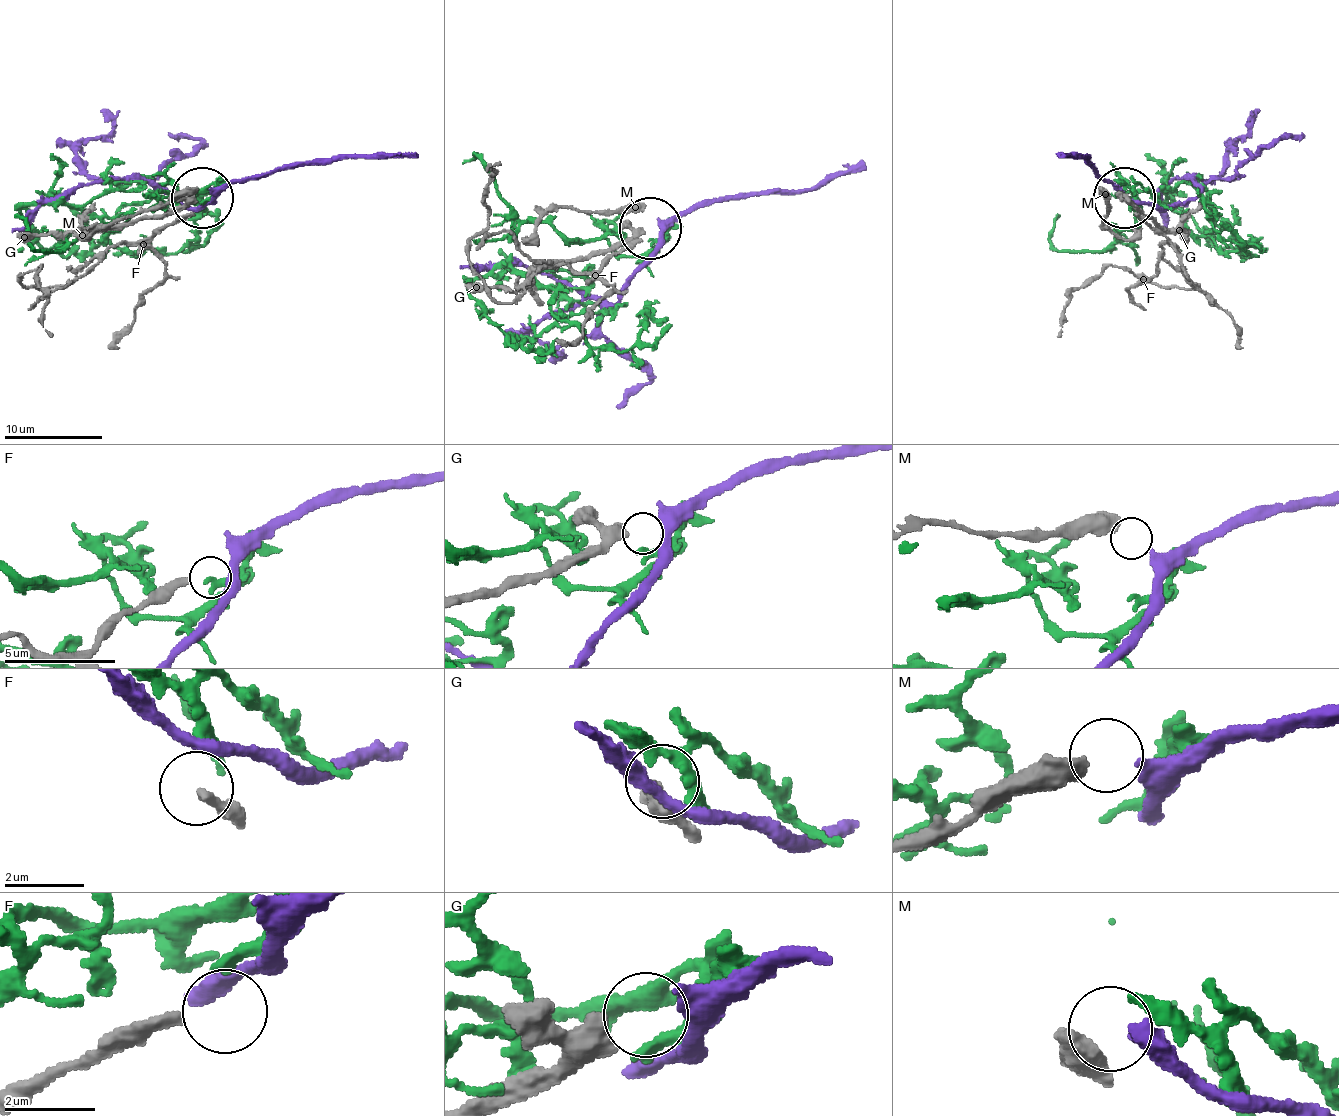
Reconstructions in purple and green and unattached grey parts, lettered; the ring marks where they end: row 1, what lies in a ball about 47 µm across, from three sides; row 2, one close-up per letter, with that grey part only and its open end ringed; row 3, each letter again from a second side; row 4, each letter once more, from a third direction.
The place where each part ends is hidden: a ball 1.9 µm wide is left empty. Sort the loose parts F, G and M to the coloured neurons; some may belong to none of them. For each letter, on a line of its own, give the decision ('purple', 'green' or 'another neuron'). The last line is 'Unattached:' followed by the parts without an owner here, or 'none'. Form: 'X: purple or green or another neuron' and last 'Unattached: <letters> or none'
F: another neuron
G: another neuron
M: purple
Unattached: F, G

